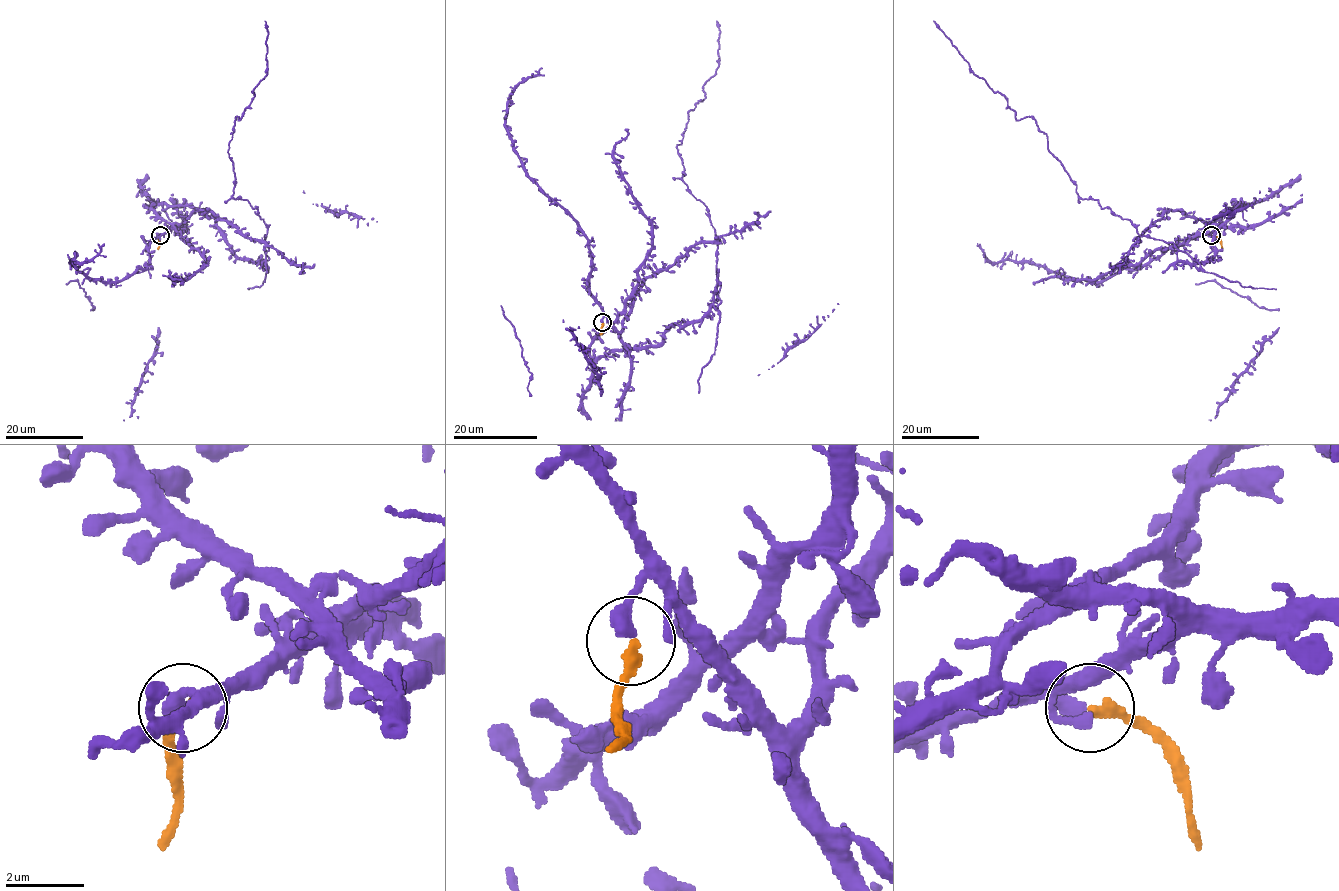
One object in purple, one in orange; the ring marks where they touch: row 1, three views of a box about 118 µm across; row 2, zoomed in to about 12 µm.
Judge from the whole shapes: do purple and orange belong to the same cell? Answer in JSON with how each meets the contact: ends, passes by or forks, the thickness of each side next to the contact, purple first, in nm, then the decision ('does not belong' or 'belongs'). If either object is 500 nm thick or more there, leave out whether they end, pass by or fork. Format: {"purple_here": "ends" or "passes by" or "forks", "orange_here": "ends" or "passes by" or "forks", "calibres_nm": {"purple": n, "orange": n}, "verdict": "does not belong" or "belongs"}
{"purple_here": "ends", "orange_here": "ends", "calibres_nm": {"purple": 440, "orange": 280}, "verdict": "does not belong"}

